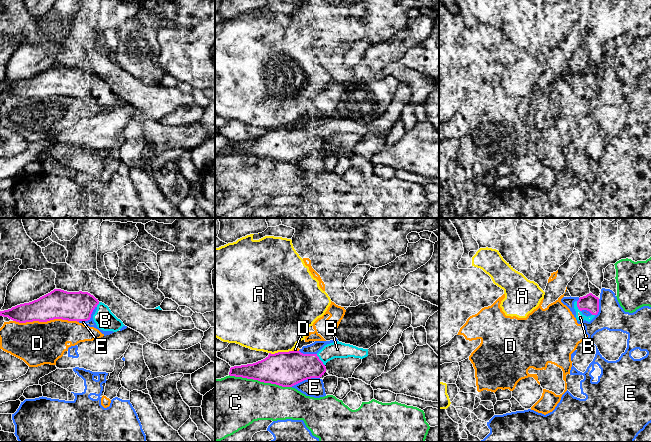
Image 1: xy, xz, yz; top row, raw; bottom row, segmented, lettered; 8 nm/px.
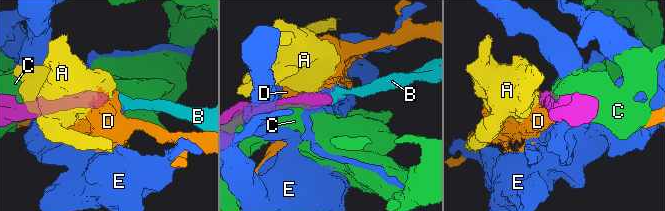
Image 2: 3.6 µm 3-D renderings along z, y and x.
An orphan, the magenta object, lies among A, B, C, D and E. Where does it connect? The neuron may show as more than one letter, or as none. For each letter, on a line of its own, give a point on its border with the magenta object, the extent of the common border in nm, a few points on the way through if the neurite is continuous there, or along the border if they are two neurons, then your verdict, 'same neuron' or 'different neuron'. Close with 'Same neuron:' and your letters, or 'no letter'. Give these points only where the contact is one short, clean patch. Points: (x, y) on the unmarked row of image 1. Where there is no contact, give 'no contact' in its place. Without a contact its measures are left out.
A: xz (280, 128) | 190 nm | along xz (291, 126), (269, 129) | different neuron
B: xz (320, 136) | 120 nm | same neuron
C: xz (260, 157) | 500 nm | different neuron
D: xy (46, 97) | 550 nm | different neuron
E: xz (305, 155) | 240 nm | different neuron
Same neuron: B

